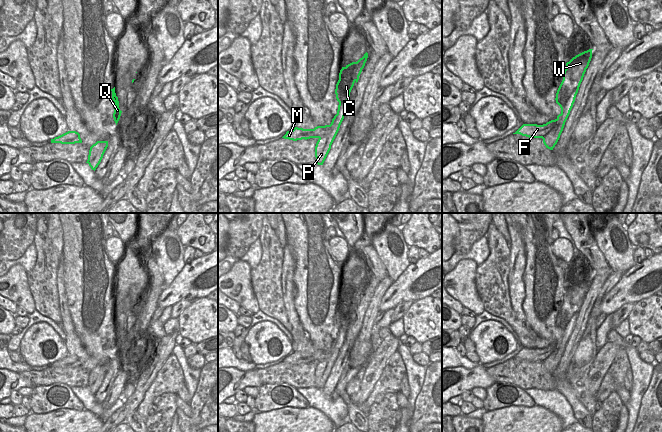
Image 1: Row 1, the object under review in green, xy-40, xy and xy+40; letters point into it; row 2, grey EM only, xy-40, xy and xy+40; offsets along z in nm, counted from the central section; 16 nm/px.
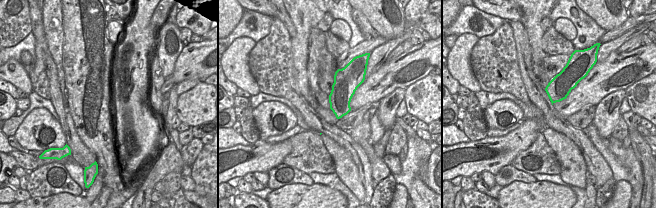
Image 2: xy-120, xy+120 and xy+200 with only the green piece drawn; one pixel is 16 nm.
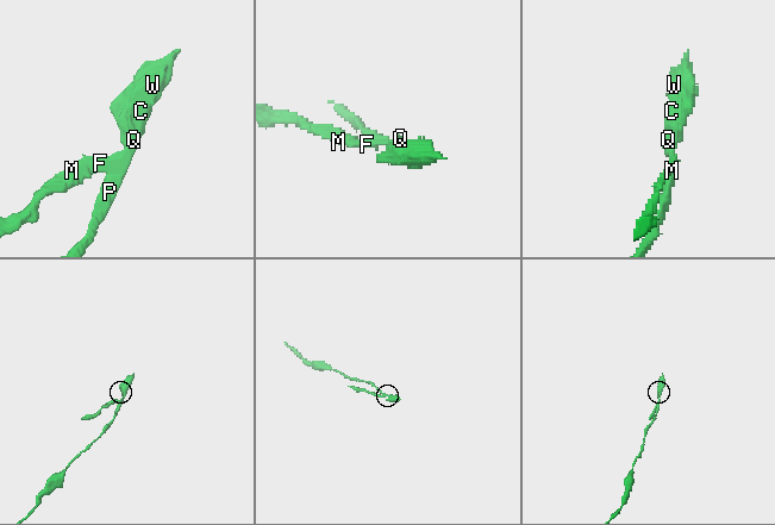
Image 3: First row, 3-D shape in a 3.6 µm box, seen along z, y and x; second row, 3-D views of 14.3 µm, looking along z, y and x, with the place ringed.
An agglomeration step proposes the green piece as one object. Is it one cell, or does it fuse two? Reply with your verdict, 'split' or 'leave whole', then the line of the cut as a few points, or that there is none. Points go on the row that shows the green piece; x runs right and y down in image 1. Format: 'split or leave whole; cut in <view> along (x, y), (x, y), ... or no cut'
split; cut in xy along (329, 126), (330, 131), (319, 138)

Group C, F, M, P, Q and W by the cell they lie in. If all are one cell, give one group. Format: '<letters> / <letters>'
C P Q W / F M

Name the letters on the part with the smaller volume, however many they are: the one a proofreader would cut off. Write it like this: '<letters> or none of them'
F, M.

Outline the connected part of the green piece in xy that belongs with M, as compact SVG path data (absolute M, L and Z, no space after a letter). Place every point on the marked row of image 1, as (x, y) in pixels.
M317 126L314 129L303 129L295 127L291 131L287 131L282 137L293 141L310 139L310 138L321 138L331 132L330 127Z

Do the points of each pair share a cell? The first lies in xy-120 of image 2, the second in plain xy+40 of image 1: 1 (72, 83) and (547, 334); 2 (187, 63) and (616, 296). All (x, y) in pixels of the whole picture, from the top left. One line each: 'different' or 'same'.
1: same
2: same

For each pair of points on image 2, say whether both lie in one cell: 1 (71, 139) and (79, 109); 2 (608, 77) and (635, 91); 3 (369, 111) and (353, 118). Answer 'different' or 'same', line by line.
1: different
2: different
3: same

